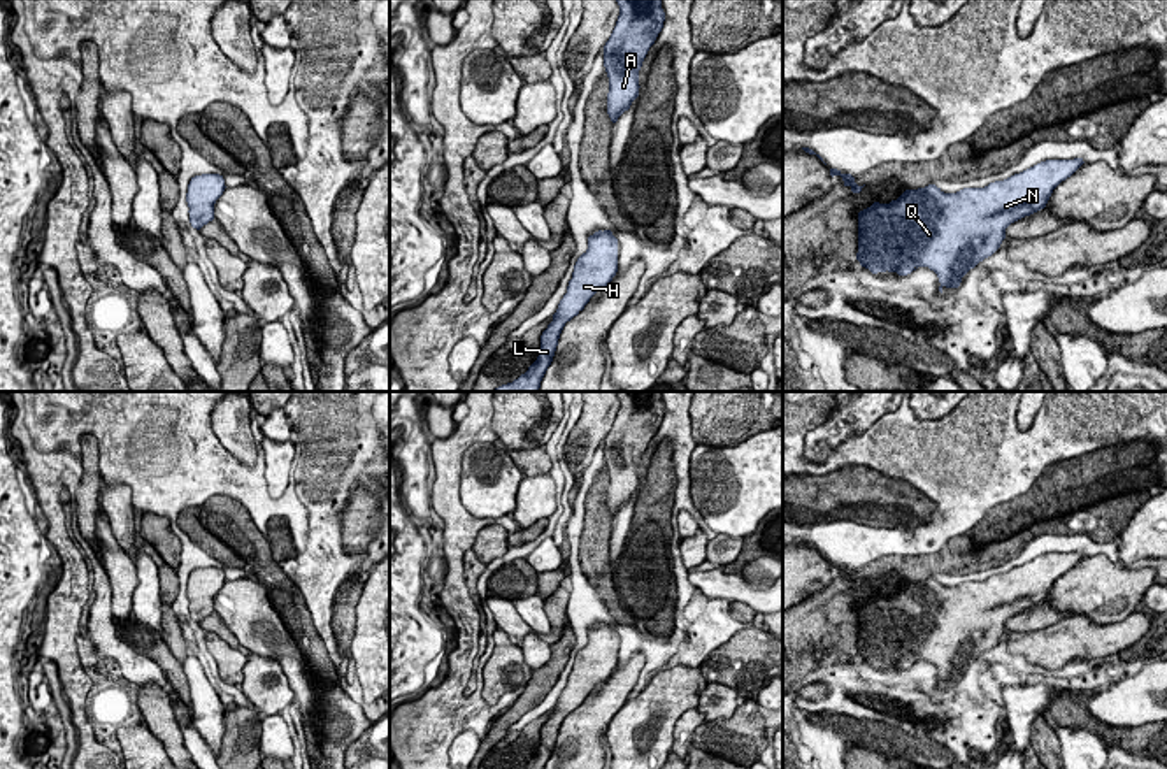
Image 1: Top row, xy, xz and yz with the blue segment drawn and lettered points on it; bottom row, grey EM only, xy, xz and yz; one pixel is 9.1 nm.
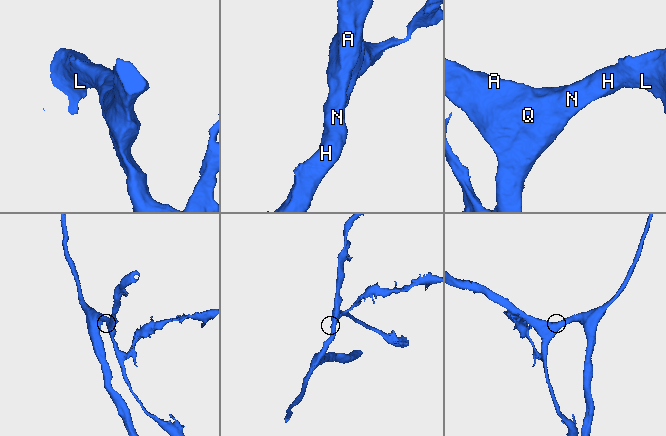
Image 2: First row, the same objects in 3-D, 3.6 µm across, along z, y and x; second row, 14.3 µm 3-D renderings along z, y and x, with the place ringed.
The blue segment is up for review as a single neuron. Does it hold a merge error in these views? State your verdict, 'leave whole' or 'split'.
leave whole

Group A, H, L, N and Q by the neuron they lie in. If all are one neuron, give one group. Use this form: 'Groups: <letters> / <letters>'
Groups: A H L N Q

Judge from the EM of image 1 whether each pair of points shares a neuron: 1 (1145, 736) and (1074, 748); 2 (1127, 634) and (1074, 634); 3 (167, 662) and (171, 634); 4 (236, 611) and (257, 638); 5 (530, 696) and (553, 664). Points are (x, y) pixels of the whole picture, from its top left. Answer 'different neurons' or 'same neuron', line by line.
1: different neurons
2: same neuron
3: different neurons
4: same neuron
5: same neuron

